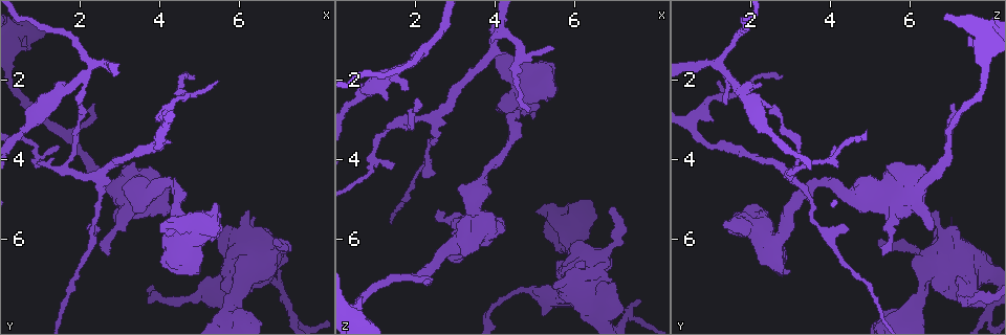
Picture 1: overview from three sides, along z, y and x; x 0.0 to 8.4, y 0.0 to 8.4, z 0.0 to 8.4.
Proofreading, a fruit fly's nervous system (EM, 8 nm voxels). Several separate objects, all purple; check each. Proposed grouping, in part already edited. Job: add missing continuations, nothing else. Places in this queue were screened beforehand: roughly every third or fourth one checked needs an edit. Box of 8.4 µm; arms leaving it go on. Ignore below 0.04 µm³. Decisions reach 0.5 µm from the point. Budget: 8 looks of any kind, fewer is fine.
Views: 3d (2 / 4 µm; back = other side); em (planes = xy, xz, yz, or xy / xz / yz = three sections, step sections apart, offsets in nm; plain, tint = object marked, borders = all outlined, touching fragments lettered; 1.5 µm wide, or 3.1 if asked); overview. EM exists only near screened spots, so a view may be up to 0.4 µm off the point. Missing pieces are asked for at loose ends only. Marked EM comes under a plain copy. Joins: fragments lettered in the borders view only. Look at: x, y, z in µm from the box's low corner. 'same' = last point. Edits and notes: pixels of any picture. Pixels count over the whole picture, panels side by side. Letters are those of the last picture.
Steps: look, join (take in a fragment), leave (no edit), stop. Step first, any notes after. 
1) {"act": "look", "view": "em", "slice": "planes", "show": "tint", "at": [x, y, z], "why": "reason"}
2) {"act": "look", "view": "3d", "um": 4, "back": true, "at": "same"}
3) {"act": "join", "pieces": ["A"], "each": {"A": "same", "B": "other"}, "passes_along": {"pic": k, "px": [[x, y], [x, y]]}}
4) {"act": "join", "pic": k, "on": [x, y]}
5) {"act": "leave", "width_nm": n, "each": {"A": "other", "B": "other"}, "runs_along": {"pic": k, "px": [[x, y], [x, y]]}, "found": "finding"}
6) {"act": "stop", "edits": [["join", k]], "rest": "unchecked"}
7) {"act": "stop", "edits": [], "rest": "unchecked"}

{"act": "look", "view": "3d", "um": 2, "at": [5.20, 7.60, 7.90], "why": "branch stops here"}

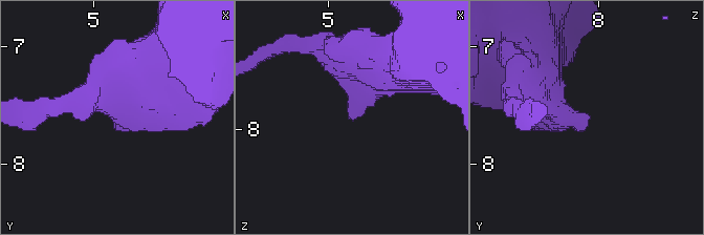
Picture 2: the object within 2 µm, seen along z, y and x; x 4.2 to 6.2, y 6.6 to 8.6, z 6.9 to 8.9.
{"act": "look", "view": "em", "slice": "xy", "step": 4, "show": "tint", "at": [5.18, 7.64, 7.90], "why": "need the tissue"}

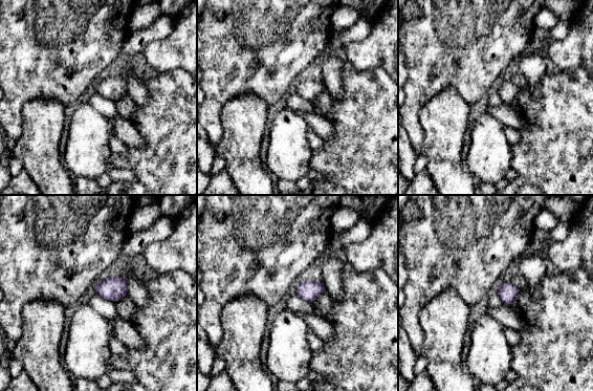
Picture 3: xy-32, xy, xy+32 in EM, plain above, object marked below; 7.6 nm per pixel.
{"act": "look", "view": "em", "slice": "yz", "step": 8, "show": "borders", "at": "same"}

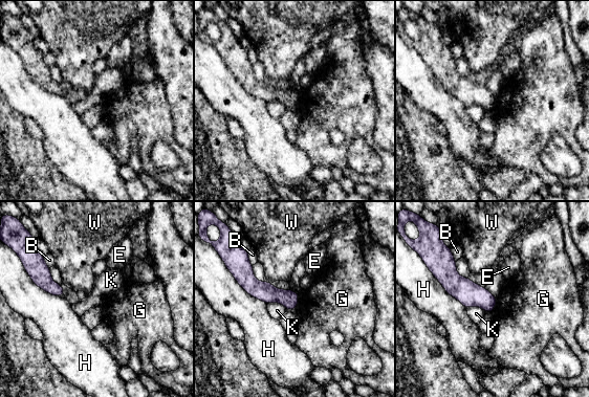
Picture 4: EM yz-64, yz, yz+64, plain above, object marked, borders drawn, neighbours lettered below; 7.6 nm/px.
{"act": "leave", "each": {"B": "other", "E": "other", "G": "other", "H": "other", "K": "other", "W": "other"}, "found": "no lettered fragment goes on from it"}

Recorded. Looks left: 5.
{"act": "look", "view": "3d", "um": 2, "at": [0.60, 0.95, 7.50], "why": "free end"}

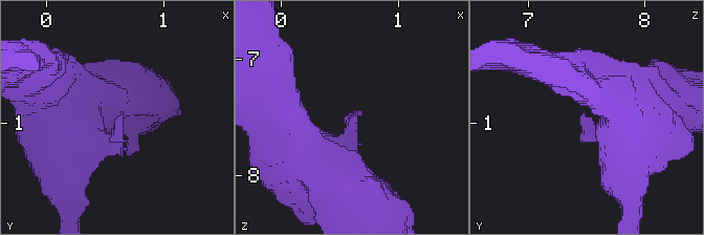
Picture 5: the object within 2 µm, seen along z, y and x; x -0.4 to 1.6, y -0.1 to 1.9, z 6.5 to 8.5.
{"act": "look", "view": "em", "slice": "planes", "show": "borders", "at": [0.64, 0.92, 7.46], "why": "now the EM"}

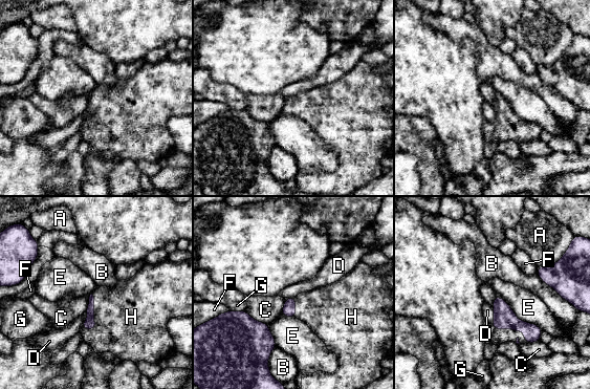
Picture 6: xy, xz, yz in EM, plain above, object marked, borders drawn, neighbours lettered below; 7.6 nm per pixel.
{"act": "join", "pieces": ["H"], "each": {"A": "other", "B": "other", "C": "other", "D": "other", "E": "other", "F": "other", "G": "other", "H": "same"}, "found": "the cell continues"}

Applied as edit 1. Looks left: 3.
{"act": "look", "view": "3d", "um": 2, "at": [2.05, 2.55, 2.55], "why": "tapers out"}

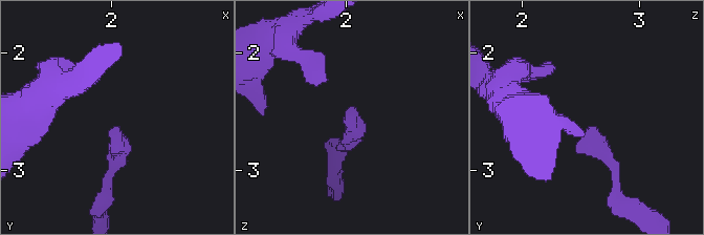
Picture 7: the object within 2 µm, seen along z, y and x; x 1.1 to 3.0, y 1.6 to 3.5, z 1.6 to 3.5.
{"act": "look", "view": "em", "slice": "planes", "show": "tint", "at": [2.06, 2.62, 2.56], "why": "shape alone is not enough"}

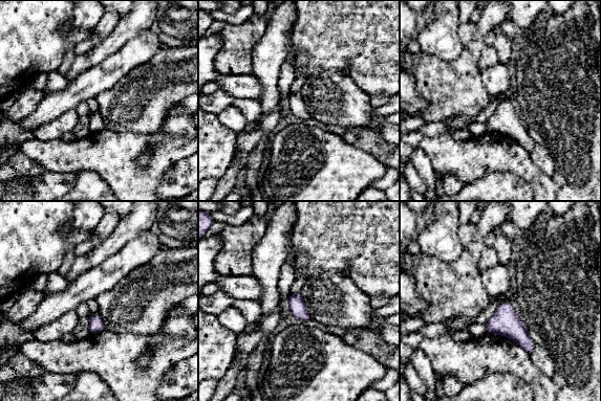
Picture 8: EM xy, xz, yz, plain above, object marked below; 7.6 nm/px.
{"act": "look", "view": "em", "slice": "planes", "show": "borders", "at": "same", "why": "what lies round it"}

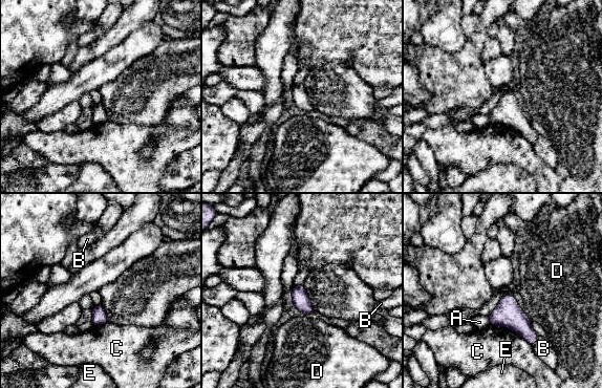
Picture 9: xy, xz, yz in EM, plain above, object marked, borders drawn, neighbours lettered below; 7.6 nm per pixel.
{"act": "leave", "width_nm": 110, "each": {"A": "other", "B": "other", "C": "other", "D": "other", "E": "other"}, "border": {"pic": 9, "px": [[303, 314], [313, 316]]}, "found": "none of them fits"}

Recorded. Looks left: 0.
{"act": "stop", "edits": [["join", 6]], "rest": "unchecked"}

